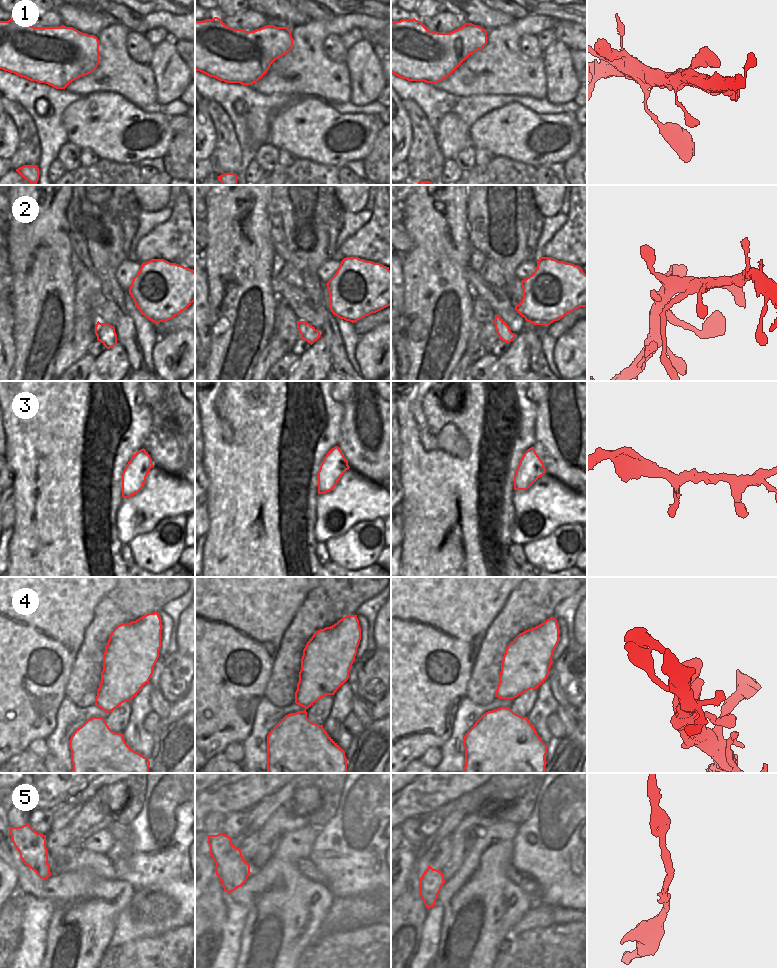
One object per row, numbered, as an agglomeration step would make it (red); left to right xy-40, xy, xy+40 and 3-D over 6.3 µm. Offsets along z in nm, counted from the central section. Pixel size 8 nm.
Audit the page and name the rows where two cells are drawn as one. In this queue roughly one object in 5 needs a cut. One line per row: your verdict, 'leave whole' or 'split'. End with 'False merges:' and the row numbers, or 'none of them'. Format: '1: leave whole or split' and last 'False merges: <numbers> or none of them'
1: leave whole
2: leave whole
3: leave whole
4: leave whole
5: leave whole
False merges: none of them

